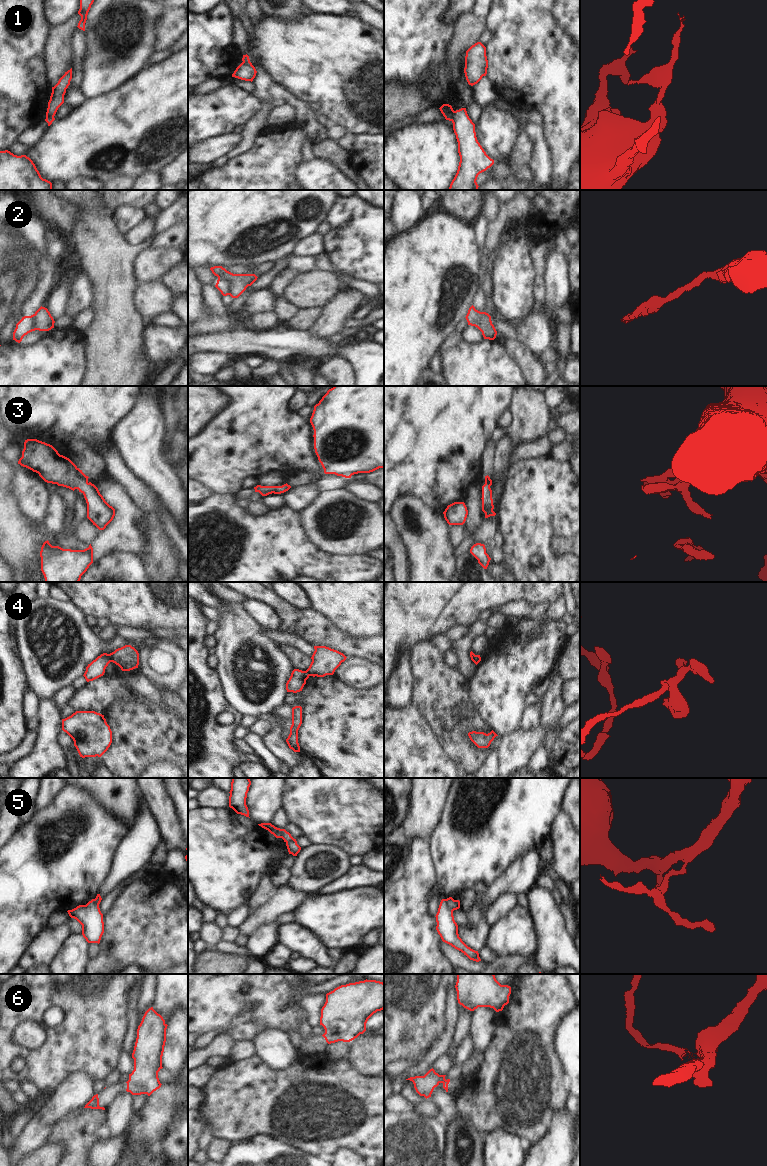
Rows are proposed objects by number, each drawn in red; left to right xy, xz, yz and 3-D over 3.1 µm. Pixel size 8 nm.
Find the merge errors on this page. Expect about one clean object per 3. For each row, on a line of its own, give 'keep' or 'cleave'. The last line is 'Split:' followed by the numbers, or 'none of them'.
1: cleave
2: cleave
3: keep
4: cleave
5: cleave
6: keep
Split: 1, 2, 4, 5

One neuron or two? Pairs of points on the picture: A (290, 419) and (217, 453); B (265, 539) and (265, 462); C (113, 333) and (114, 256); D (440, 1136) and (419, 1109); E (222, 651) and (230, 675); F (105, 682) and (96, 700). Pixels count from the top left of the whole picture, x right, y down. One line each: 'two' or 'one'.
A: one
B: two
C: one
D: two
E: one
F: one

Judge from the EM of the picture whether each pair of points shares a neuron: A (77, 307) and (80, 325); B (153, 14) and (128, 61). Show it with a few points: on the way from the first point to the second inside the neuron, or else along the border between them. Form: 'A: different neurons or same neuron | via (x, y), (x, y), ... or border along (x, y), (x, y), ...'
A: different neurons | border along (92, 305), (82, 310), (75, 317)
B: same neuron | via (143, 26), (142, 37), (134, 49)

